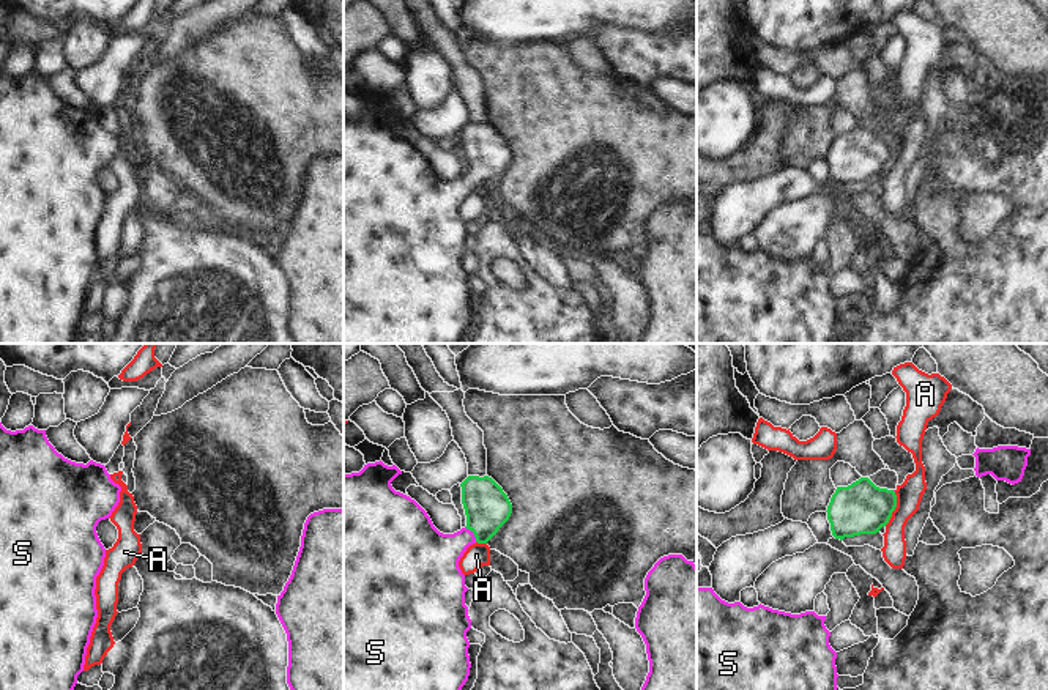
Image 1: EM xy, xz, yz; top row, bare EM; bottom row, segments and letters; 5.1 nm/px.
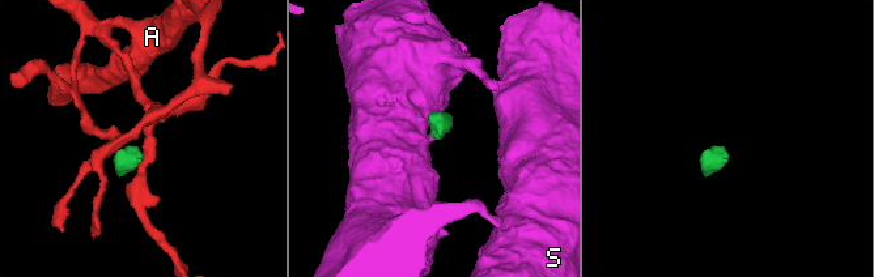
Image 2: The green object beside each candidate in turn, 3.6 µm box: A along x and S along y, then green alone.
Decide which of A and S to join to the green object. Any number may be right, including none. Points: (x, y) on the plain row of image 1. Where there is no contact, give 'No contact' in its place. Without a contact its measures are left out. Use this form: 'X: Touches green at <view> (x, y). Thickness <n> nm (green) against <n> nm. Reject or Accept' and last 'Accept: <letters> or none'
A: Touches green at yz (894, 156). Thickness 260 nm (green) against 130 nm. Reject
S: Touches green at xz (473, 180). Thickness 240 nm (green) against 280 nm. Accept
Accept: S.

